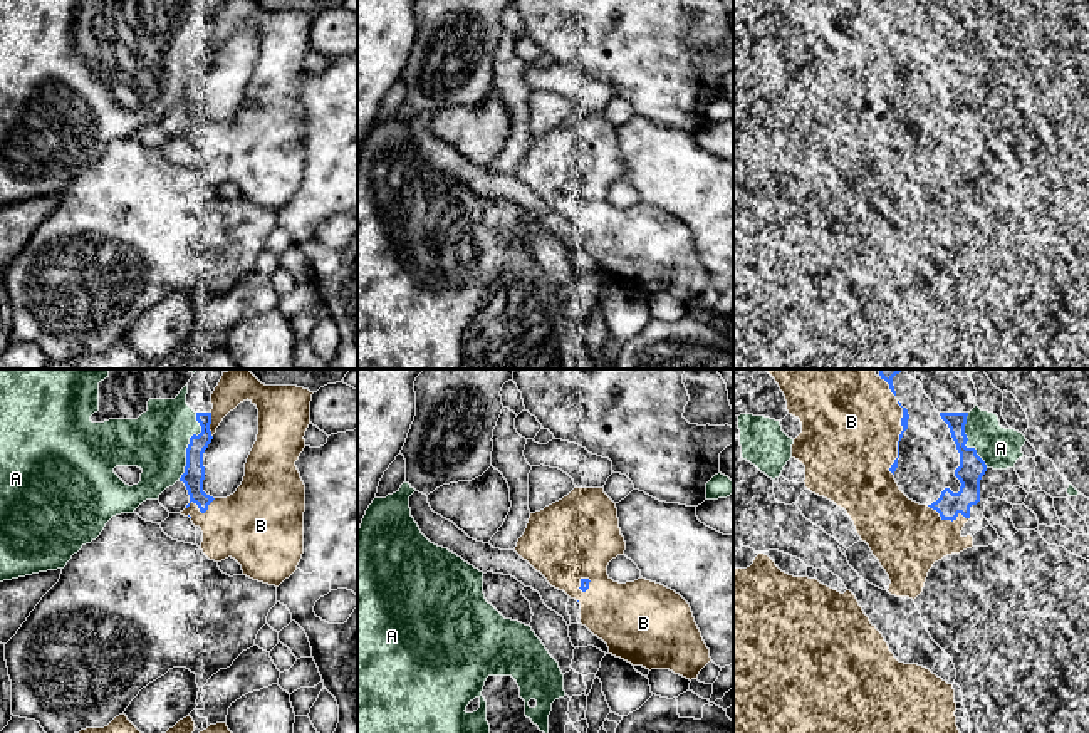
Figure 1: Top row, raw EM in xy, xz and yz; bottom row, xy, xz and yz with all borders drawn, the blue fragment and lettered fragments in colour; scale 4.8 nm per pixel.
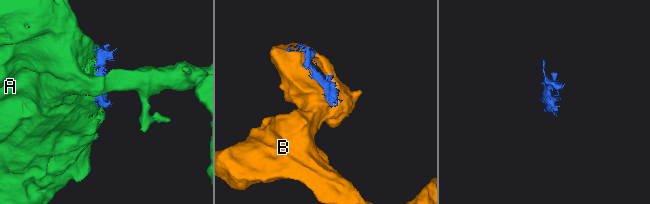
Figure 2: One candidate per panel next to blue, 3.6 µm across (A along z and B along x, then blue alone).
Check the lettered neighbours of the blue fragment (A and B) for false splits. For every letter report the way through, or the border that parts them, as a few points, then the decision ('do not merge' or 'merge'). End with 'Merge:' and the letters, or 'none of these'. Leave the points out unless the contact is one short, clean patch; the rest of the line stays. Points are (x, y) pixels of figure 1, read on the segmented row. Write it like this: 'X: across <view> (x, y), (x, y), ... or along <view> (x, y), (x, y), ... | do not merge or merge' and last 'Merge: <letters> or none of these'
A: do not merge
B: merge
Merge: B

